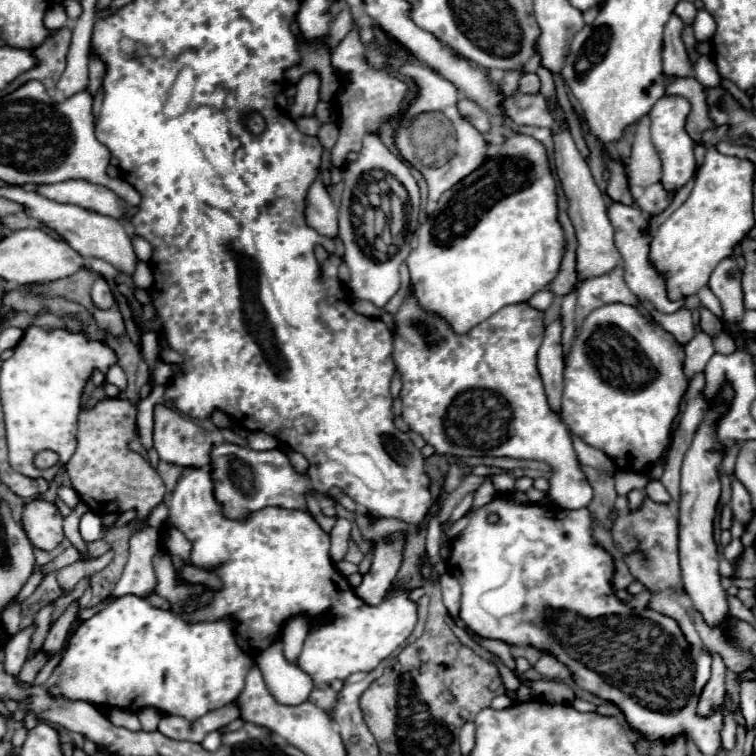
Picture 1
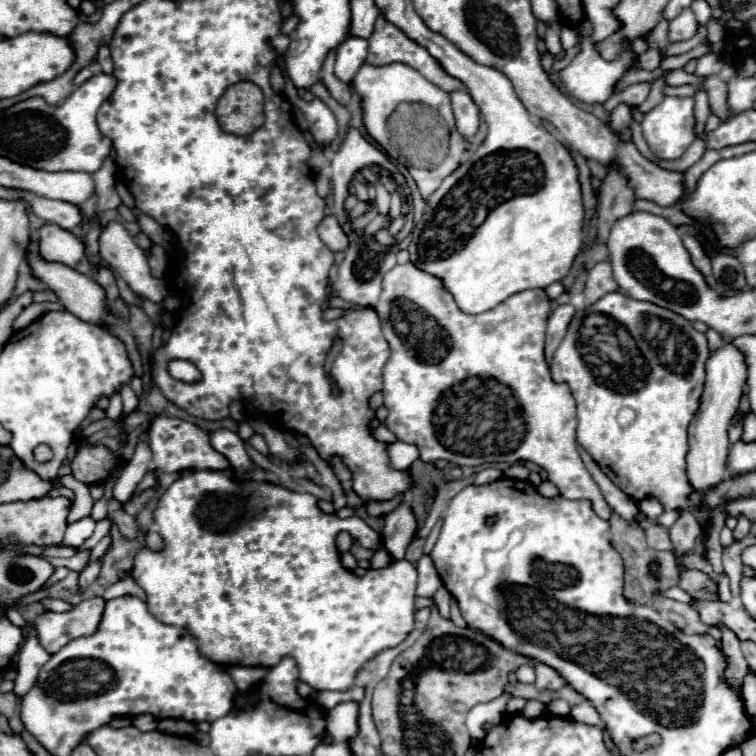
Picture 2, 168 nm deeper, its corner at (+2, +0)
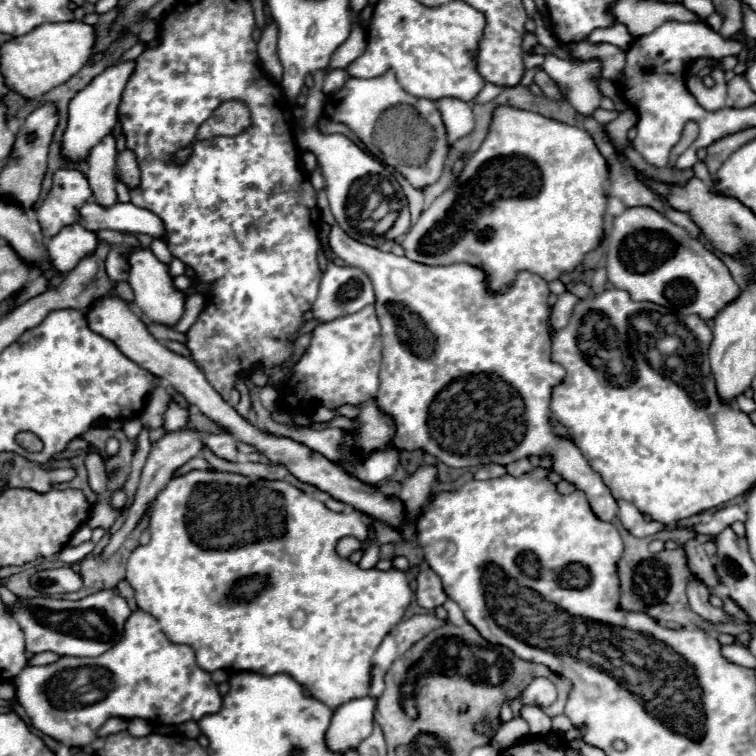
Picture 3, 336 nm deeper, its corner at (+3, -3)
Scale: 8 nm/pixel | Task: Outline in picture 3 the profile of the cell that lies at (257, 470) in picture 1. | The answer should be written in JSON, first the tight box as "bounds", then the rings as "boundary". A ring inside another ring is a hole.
{"bounds":[206,432,238,462],"boundary":[[[222,432],[222,434],[210,434],[208,440],[206,440],[206,446],[220,458],[224,460],[230,460],[230,462],[236,462],[238,460],[238,448],[236,448],[236,438],[228,432]]]}

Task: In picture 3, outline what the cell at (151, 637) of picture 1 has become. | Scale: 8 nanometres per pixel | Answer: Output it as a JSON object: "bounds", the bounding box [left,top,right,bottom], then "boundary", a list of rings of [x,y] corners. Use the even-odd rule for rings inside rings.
{"bounds":[14,608,222,750],"boundary":[[[140,608],[134,610],[134,612],[130,614],[130,618],[126,620],[122,638],[120,638],[110,650],[106,650],[104,654],[100,654],[98,658],[62,656],[58,662],[48,664],[48,666],[26,666],[26,668],[20,672],[20,676],[14,678],[14,682],[16,682],[16,696],[18,696],[18,702],[22,704],[22,708],[24,708],[26,714],[28,714],[28,718],[32,720],[32,726],[34,726],[36,730],[40,730],[42,734],[46,734],[46,736],[58,740],[60,744],[64,744],[64,746],[68,746],[68,748],[76,748],[76,750],[86,750],[86,748],[92,744],[92,740],[98,738],[98,730],[102,728],[102,724],[104,724],[110,716],[118,716],[118,718],[126,718],[126,720],[144,718],[144,720],[150,720],[150,722],[156,722],[156,720],[160,718],[160,723],[162,724],[182,724],[188,722],[188,720],[200,720],[200,718],[206,716],[206,714],[216,714],[216,712],[220,712],[220,708],[222,708],[222,696],[220,696],[220,692],[218,692],[218,686],[212,682],[210,674],[204,672],[204,670],[196,664],[194,650],[192,650],[190,646],[186,646],[186,644],[174,644],[172,640],[168,640],[168,636],[162,632],[158,620],[152,618],[150,614],[142,612]]]}

